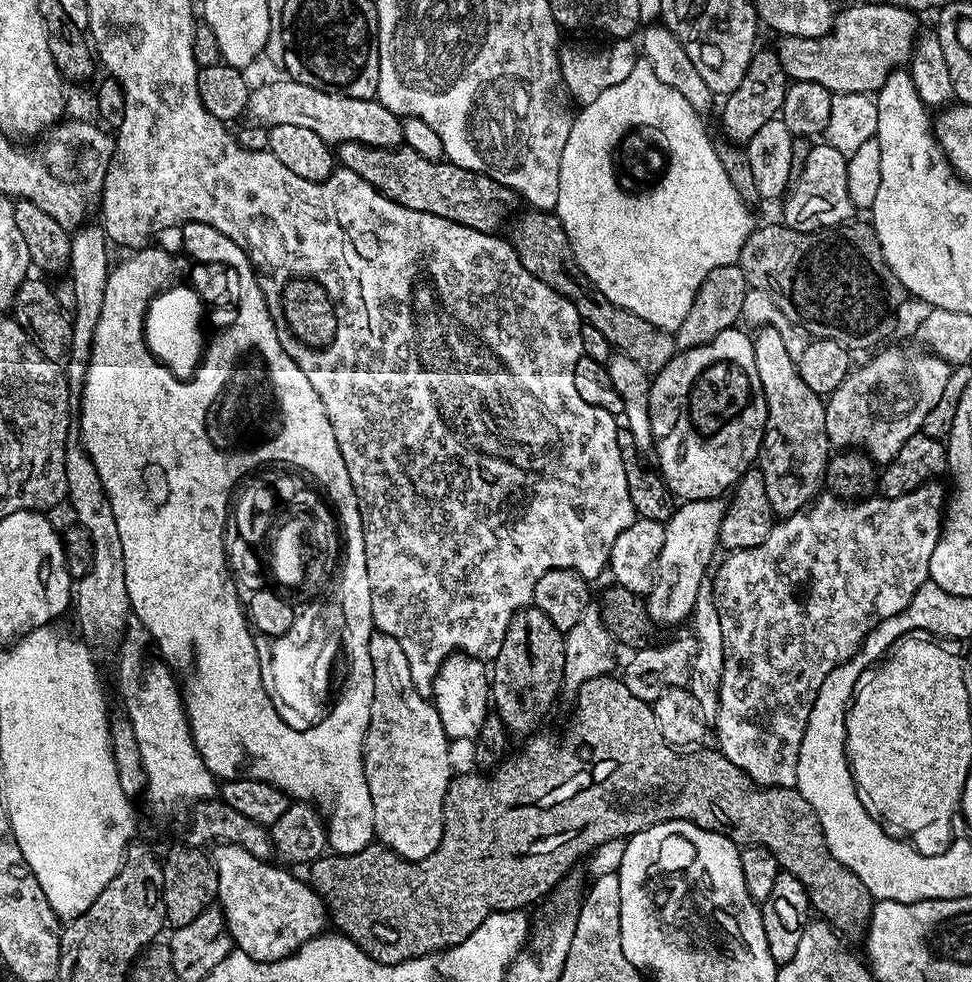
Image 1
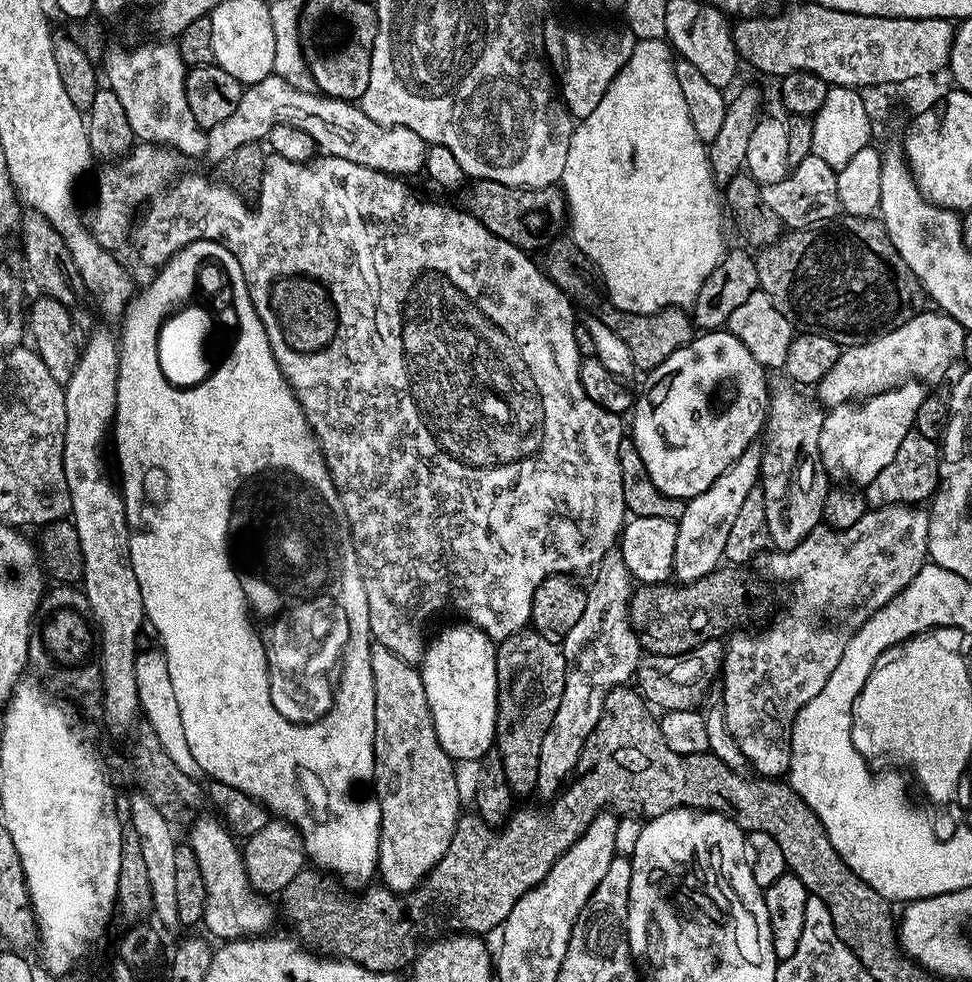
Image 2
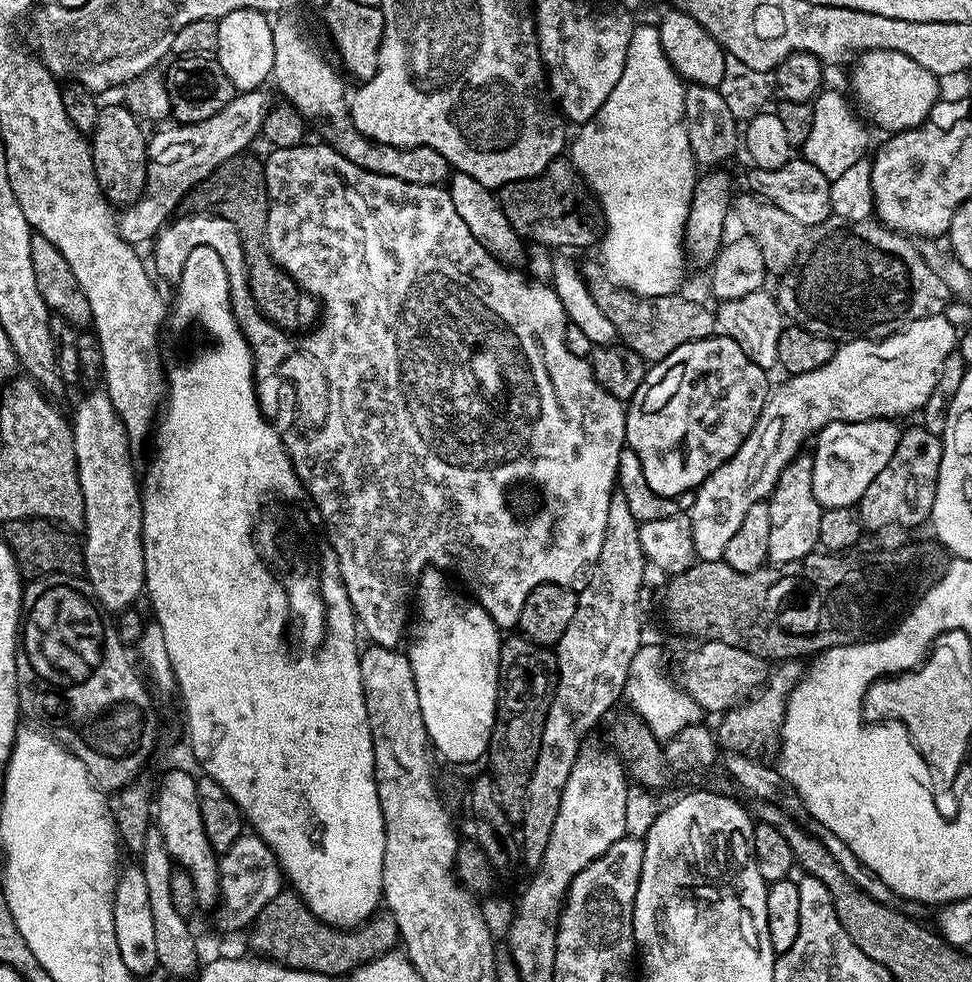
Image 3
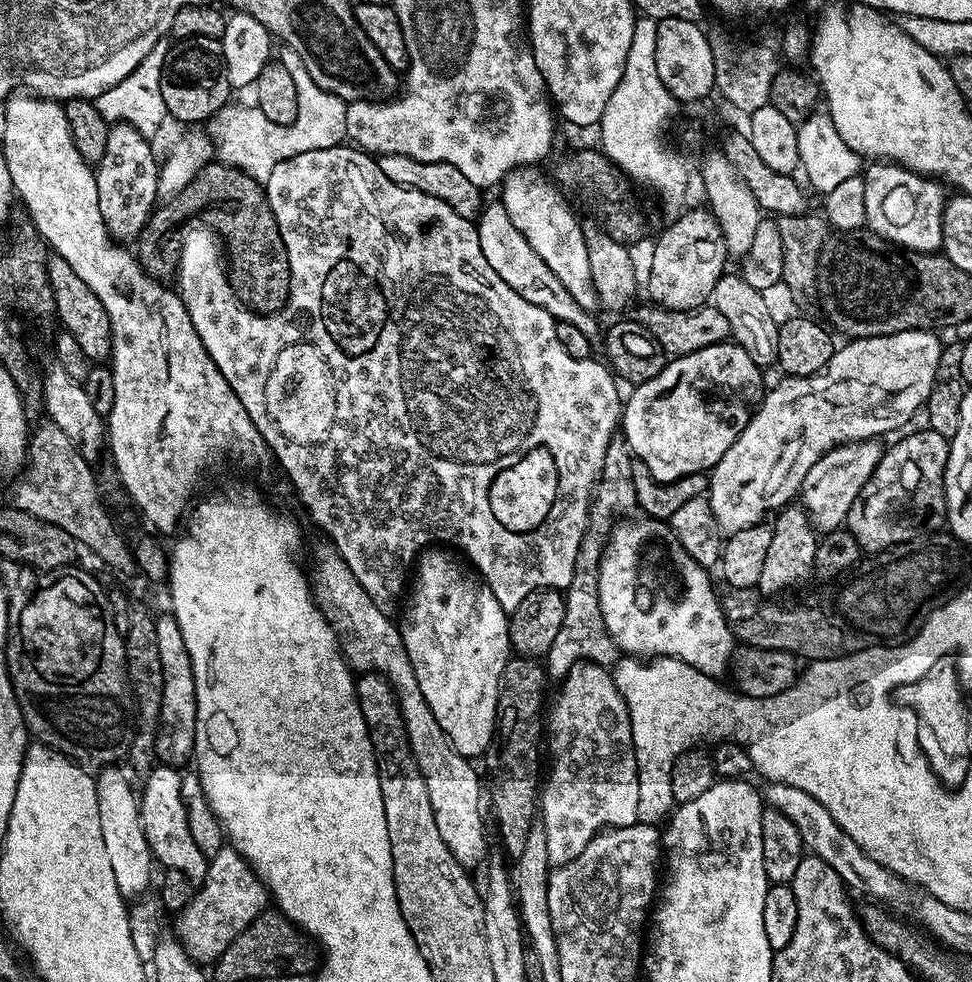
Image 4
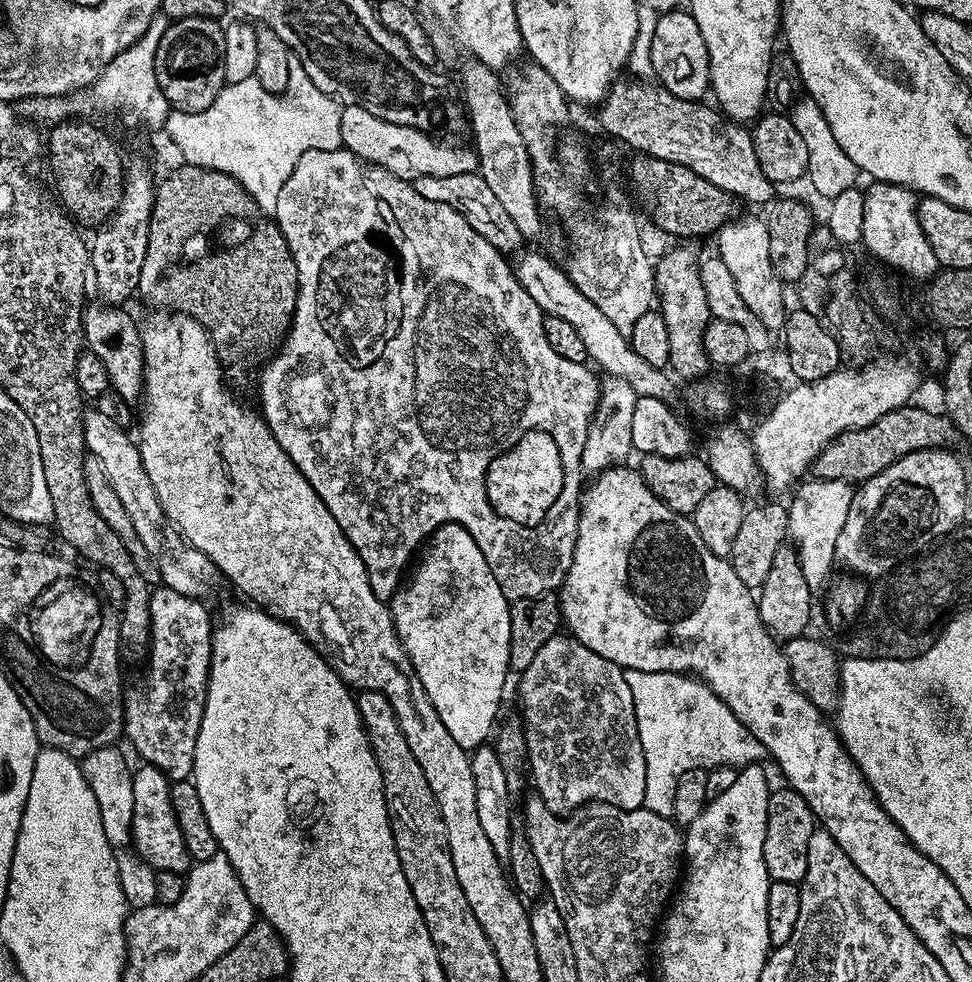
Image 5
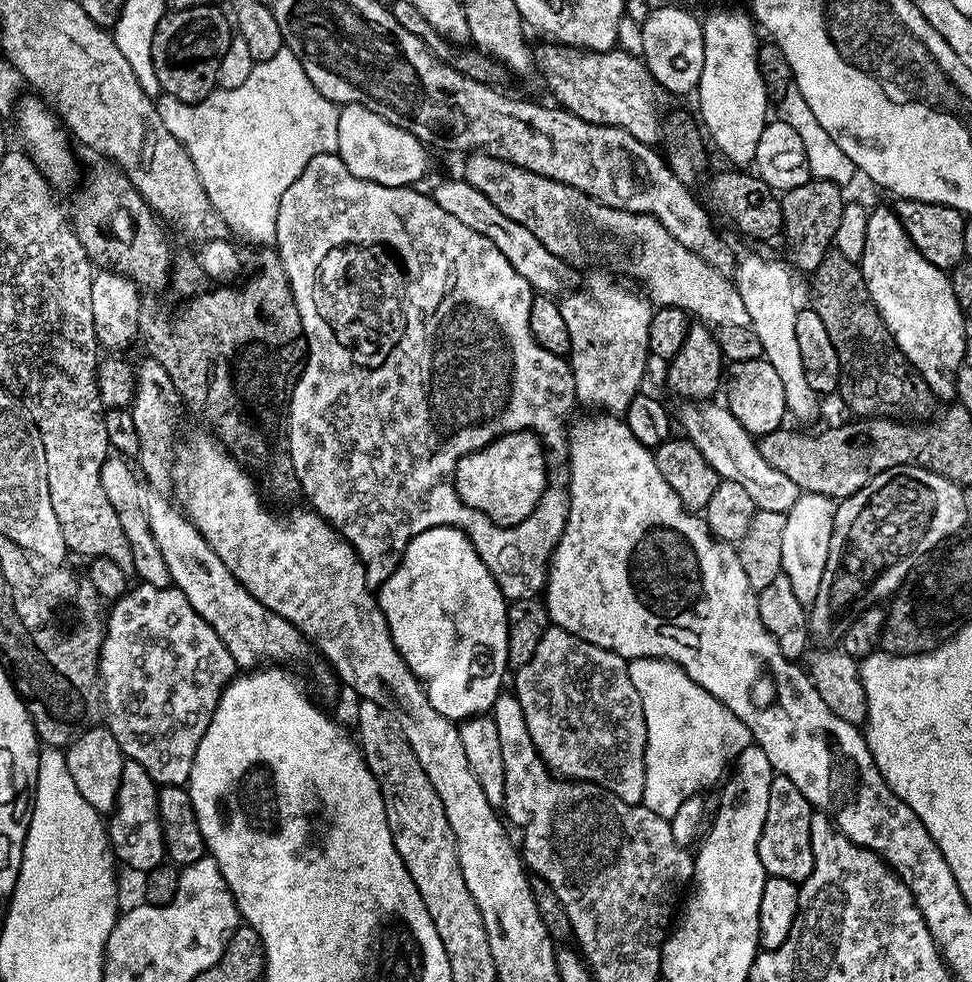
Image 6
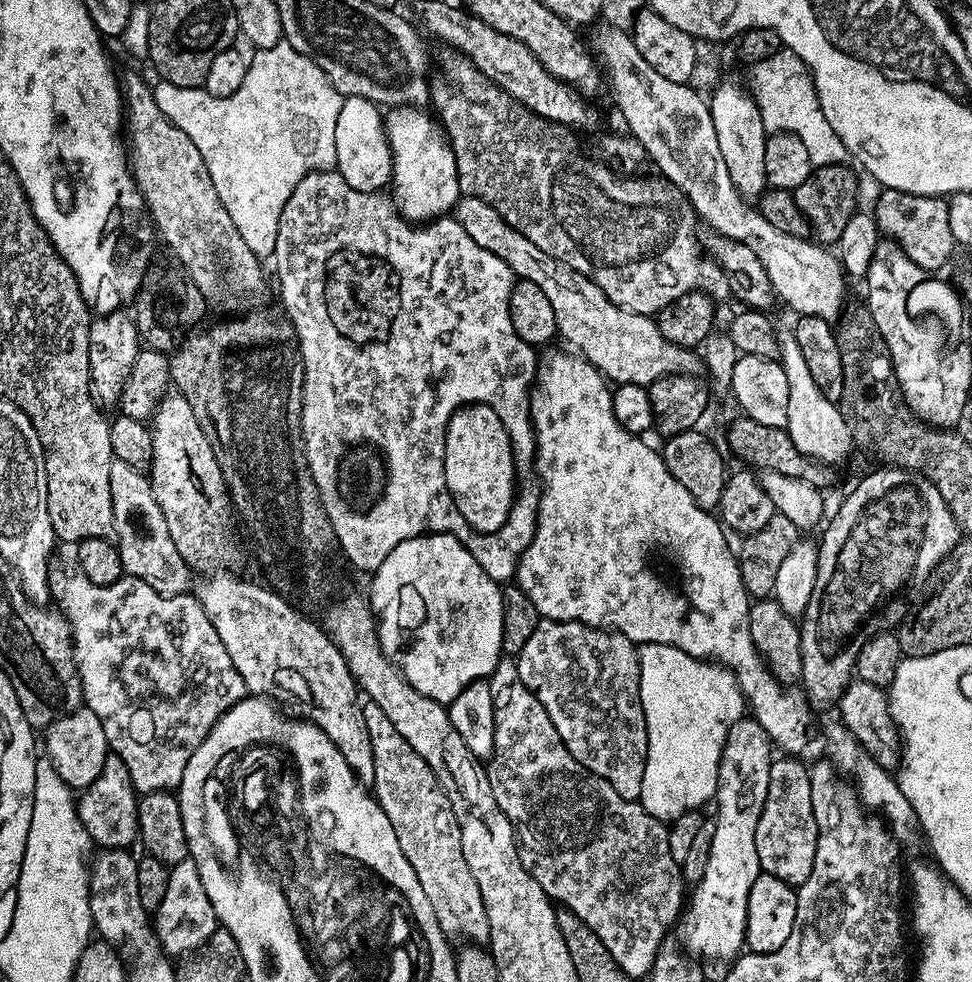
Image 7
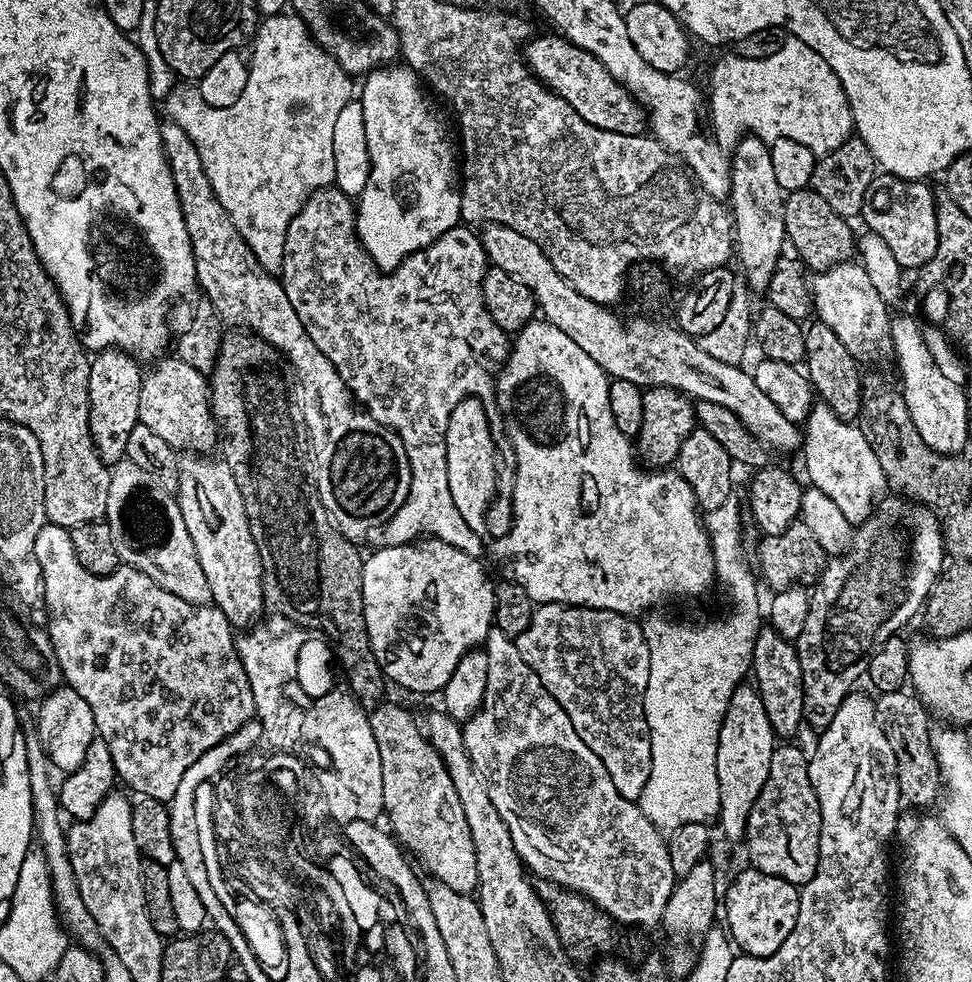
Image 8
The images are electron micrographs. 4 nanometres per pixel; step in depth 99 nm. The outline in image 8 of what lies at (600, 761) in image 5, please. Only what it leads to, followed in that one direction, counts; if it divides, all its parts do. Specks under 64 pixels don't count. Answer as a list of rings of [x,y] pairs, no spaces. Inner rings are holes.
[[[541,604],[515,642],[526,666],[538,674],[542,686],[574,722],[578,738],[602,758],[614,790],[622,798],[639,801],[646,790],[646,778],[650,778],[652,751],[644,713],[650,650],[643,627],[636,623],[631,616],[601,608]]]

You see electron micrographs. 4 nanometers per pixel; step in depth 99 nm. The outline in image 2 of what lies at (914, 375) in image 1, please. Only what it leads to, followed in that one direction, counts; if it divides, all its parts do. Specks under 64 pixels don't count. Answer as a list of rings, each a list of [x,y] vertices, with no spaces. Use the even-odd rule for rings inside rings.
[[[908,380],[885,392],[879,392],[859,402],[829,408],[824,412],[822,438],[818,438],[820,461],[828,479],[832,482],[847,482],[852,486],[866,486],[898,454],[902,438],[916,426],[918,406],[922,406],[926,395],[925,385],[919,380]]]

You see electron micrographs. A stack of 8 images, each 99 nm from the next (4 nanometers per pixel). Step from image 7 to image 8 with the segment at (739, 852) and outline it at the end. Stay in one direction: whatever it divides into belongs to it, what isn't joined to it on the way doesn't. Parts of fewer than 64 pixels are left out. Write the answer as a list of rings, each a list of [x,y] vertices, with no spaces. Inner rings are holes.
[[[741,682],[734,690],[726,710],[722,713],[718,750],[714,754],[714,775],[718,778],[720,815],[718,823],[725,837],[732,842],[744,840],[746,822],[766,778],[770,774],[770,758],[778,747],[778,737],[766,718],[766,706],[751,683]]]

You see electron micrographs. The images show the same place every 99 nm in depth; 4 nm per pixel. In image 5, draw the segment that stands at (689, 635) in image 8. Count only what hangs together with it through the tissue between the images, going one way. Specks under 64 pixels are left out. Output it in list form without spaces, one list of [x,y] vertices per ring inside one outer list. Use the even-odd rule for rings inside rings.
[[[638,670],[625,671],[624,677],[630,686],[630,694],[634,698],[634,710],[638,722],[638,738],[642,742],[642,754],[646,758],[646,794],[644,807],[654,814],[671,817],[674,790],[678,778],[686,774],[686,770],[703,768],[724,768],[727,764],[743,766],[755,764],[765,759],[766,753],[762,742],[738,722],[738,718],[699,678],[679,672],[639,672]]]

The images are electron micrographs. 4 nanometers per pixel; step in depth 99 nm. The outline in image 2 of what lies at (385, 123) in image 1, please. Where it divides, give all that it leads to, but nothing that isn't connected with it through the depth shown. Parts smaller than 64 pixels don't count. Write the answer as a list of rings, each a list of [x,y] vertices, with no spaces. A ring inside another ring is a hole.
[[[273,74],[262,78],[262,82],[247,85],[234,114],[210,129],[207,133],[207,159],[227,161],[238,146],[263,141],[270,130],[279,124],[294,126],[310,134],[321,153],[346,158],[346,162],[366,166],[375,172],[387,172],[397,178],[408,178],[411,172],[419,173],[429,149],[424,139],[414,134],[414,130],[374,122],[374,118],[360,109],[359,103],[335,100],[333,96],[325,96],[316,90],[298,90],[290,86],[290,82]]]

